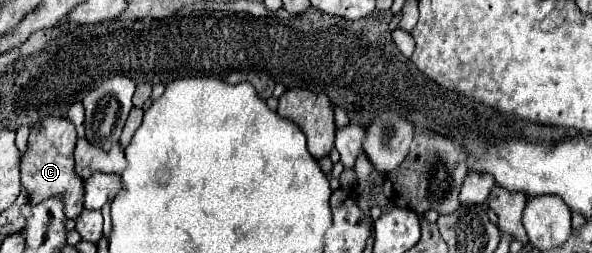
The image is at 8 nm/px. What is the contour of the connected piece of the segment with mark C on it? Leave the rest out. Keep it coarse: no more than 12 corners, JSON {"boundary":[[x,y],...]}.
{"boundary":[[67,118],[31,128],[21,186],[31,204],[59,196],[75,220],[83,180]]}

